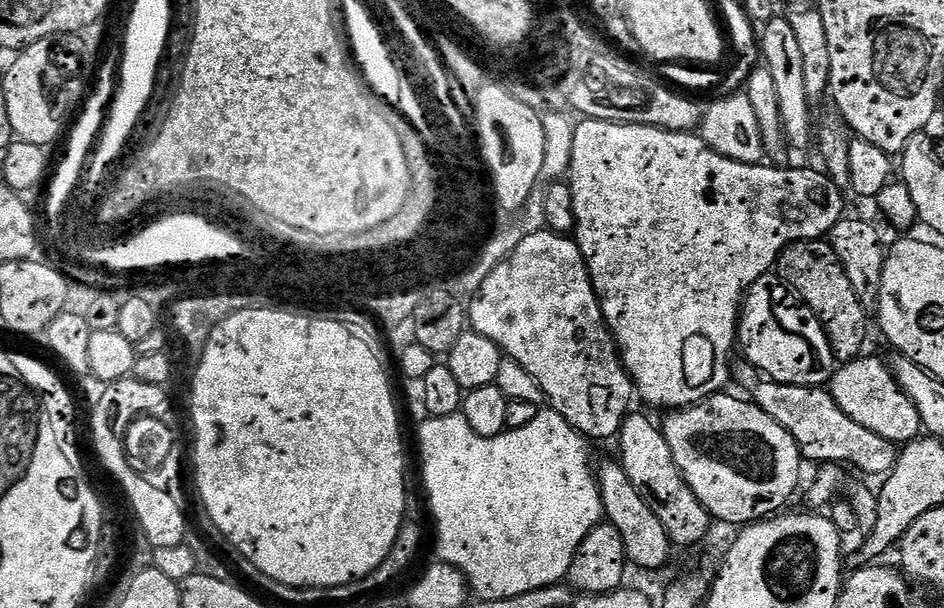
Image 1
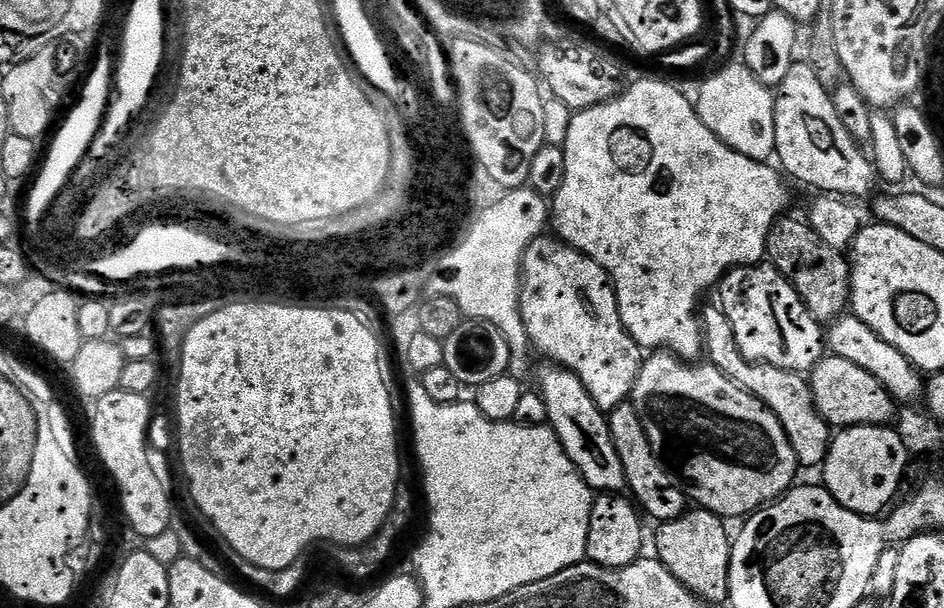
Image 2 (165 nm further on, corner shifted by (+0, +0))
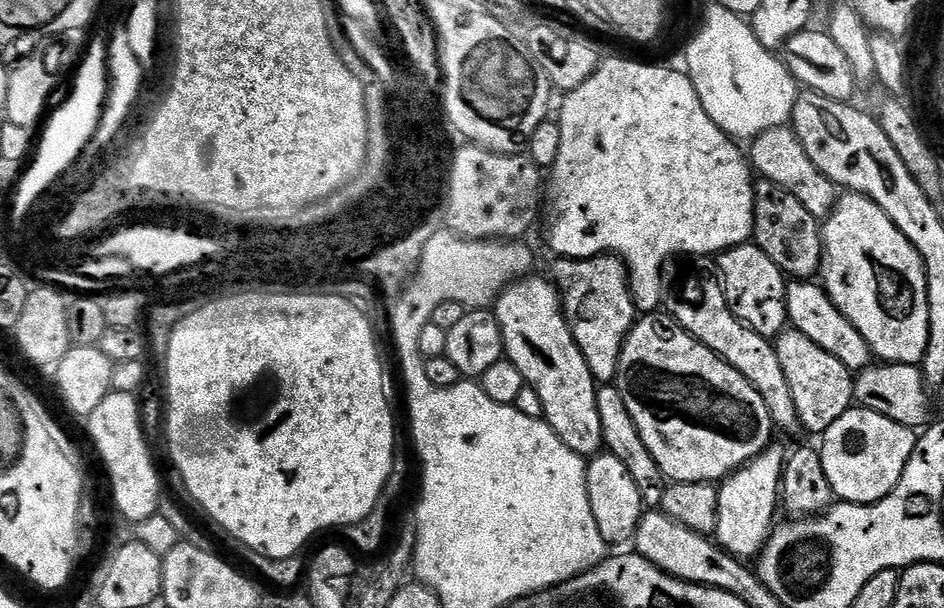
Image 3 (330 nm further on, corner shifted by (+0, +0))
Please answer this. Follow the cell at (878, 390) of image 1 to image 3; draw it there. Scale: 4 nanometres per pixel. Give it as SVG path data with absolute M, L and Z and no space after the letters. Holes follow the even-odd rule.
M785 330L775 337L774 343L778 362L782 362L782 371L786 374L786 382L790 382L790 394L794 394L794 406L798 406L801 429L805 433L808 431L823 434L830 426L834 426L834 422L838 422L838 418L842 418L842 414L846 414L849 408L853 407L853 373L849 372L846 366L842 366L842 362L838 362L838 358L834 358L834 354L826 354L826 350L822 350L822 346L810 342L810 338L806 338L806 334L801 332Z

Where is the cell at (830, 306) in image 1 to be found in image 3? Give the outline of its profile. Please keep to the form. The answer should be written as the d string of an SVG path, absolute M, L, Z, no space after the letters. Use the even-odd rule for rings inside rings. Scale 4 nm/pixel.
M760 178L755 181L754 242L778 266L785 277L796 282L808 282L819 273L824 262L822 224L790 194L774 182ZM813 275L813 276L812 276Z

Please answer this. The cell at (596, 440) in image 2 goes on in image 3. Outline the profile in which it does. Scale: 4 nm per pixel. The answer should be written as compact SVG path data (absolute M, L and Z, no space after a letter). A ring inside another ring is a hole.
M536 275L517 279L495 300L494 315L502 330L504 355L518 366L518 370L522 370L525 385L542 398L544 419L554 434L558 434L574 454L585 458L599 456L604 448L604 435L602 418L598 418L598 385L590 366L586 366L578 342L574 342L555 283Z

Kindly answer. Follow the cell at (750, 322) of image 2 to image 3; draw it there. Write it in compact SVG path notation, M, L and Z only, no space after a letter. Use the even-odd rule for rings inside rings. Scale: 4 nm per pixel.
M755 242L719 253L718 275L732 313L758 334L775 338L788 324L788 284L783 272Z

